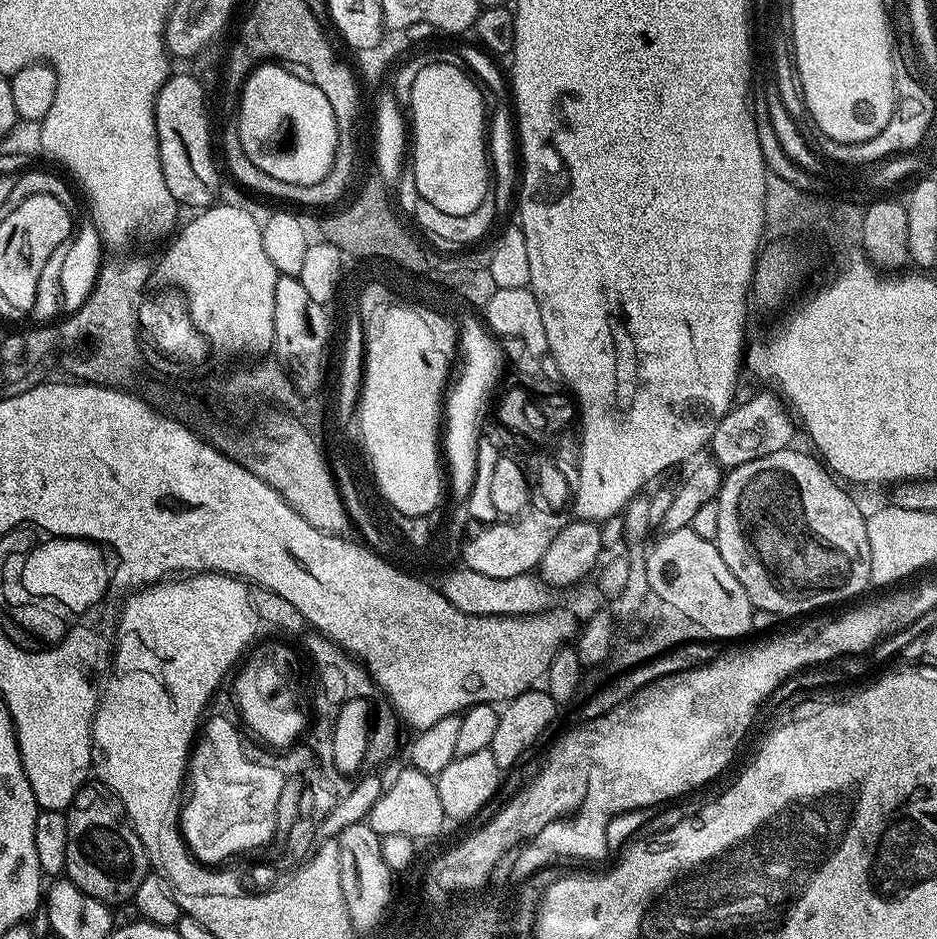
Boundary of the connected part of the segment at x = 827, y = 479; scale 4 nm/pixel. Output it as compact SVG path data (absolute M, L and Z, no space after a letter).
M789 446L778 450L777 453L766 454L765 457L756 458L746 462L745 465L731 469L723 477L720 494L716 500L718 506L718 534L715 538L716 549L722 554L722 562L730 566L730 574L742 582L742 590L750 598L753 609L771 611L779 609L783 616L792 618L799 612L812 612L815 608L824 608L827 604L836 604L839 600L848 600L856 596L864 587L870 584L870 538L866 538L866 516L860 513L858 505L852 501L852 496L847 492L847 487L841 486L834 479L831 472L811 451L795 452L795 447Z

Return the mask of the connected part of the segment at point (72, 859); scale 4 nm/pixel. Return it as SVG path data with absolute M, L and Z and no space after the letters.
M88 782L68 805L66 815L68 833L64 872L67 879L72 880L76 888L109 906L131 901L138 886L142 886L142 878L150 875L150 865L121 800L109 788Z

